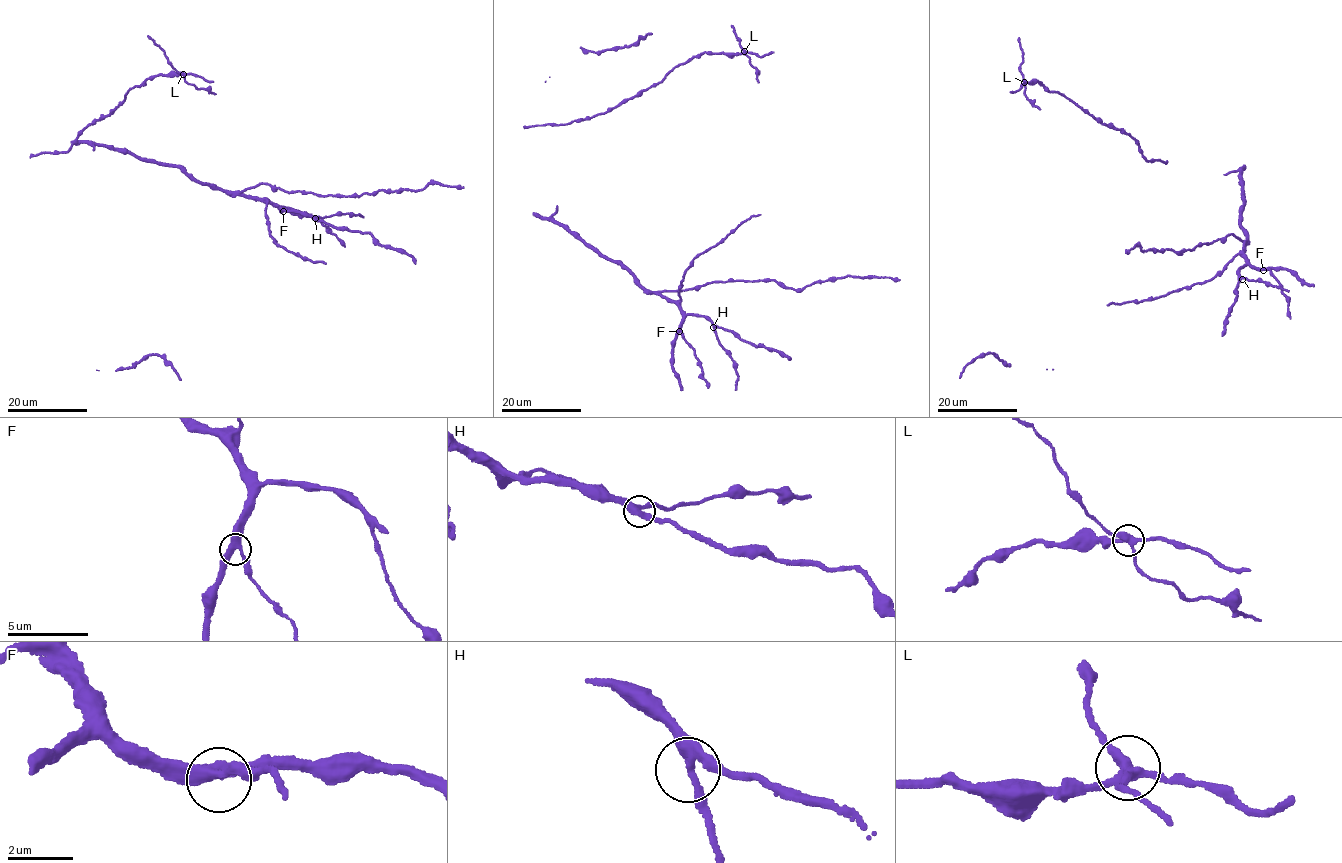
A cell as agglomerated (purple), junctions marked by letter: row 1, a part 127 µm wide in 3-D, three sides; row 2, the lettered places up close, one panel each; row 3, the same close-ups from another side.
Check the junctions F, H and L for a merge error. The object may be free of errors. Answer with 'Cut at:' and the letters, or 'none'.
Cut at: L

